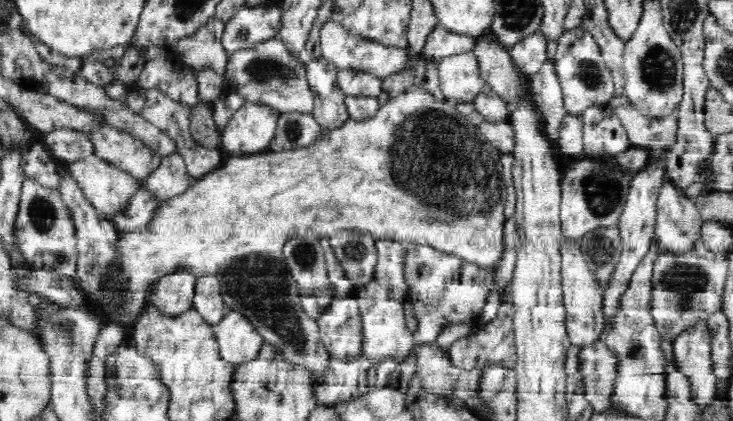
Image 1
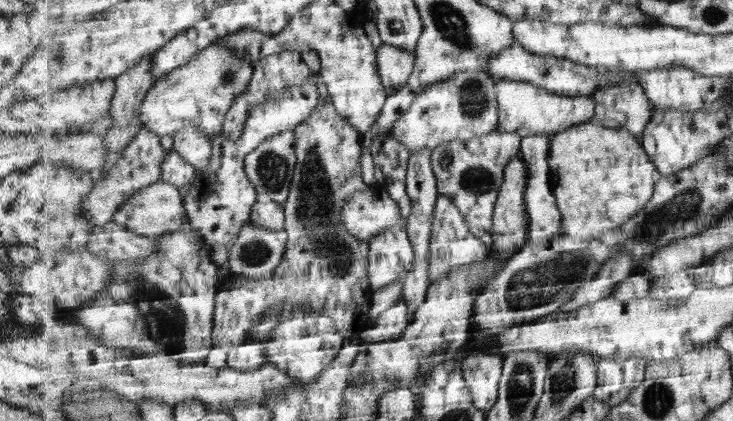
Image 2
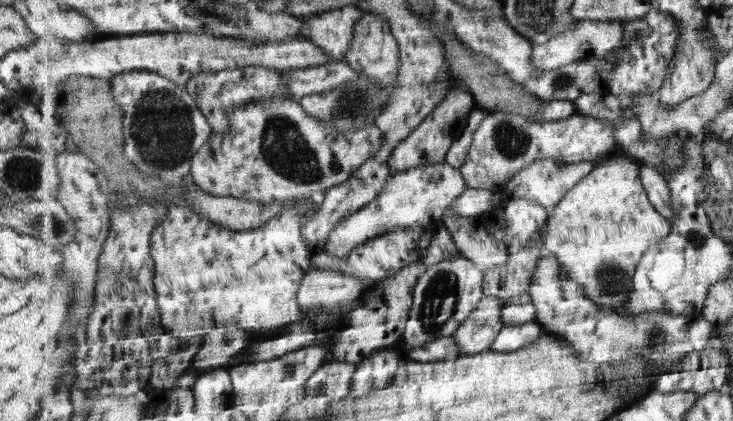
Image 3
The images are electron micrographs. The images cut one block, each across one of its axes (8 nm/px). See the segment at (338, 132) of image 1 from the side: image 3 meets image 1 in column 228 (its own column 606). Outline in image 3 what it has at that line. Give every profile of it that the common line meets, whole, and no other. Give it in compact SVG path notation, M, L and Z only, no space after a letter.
M608 157L557 206L549 210L548 225L540 236L542 257L555 255L563 273L581 285L584 295L603 310L623 310L631 297L639 260L672 231L672 224L653 206L640 172L643 164L633 157Z

